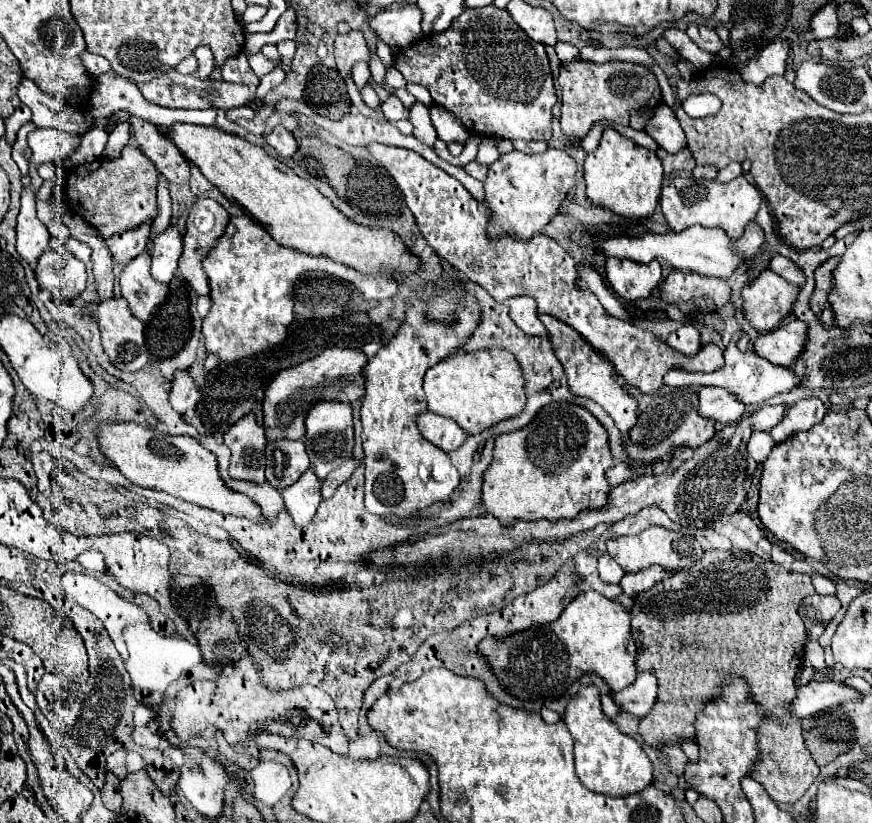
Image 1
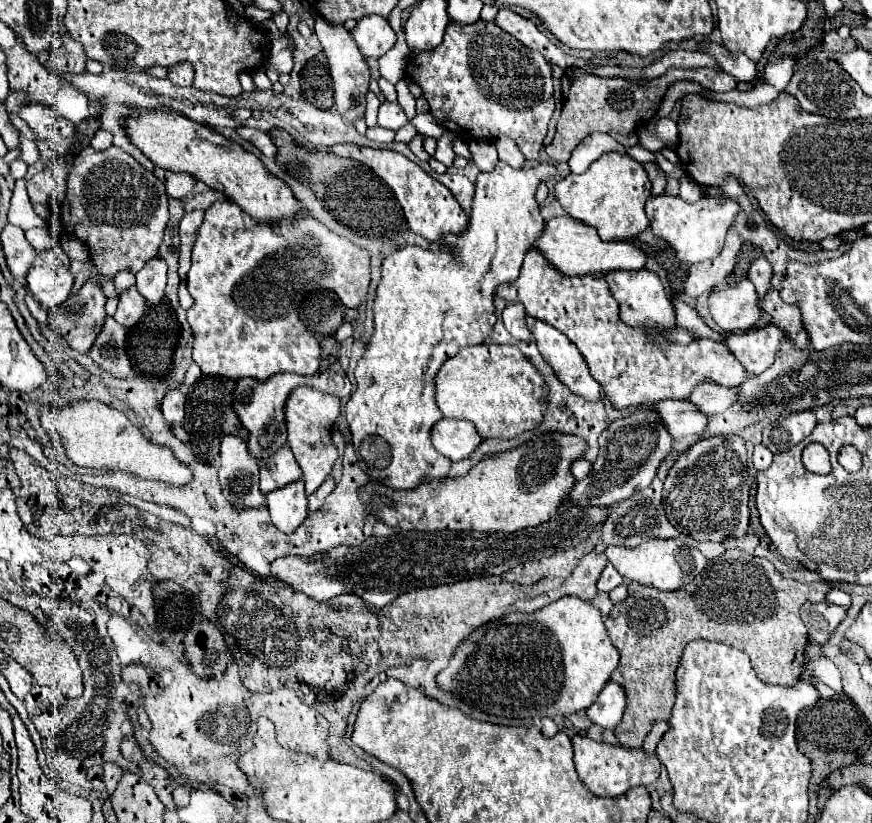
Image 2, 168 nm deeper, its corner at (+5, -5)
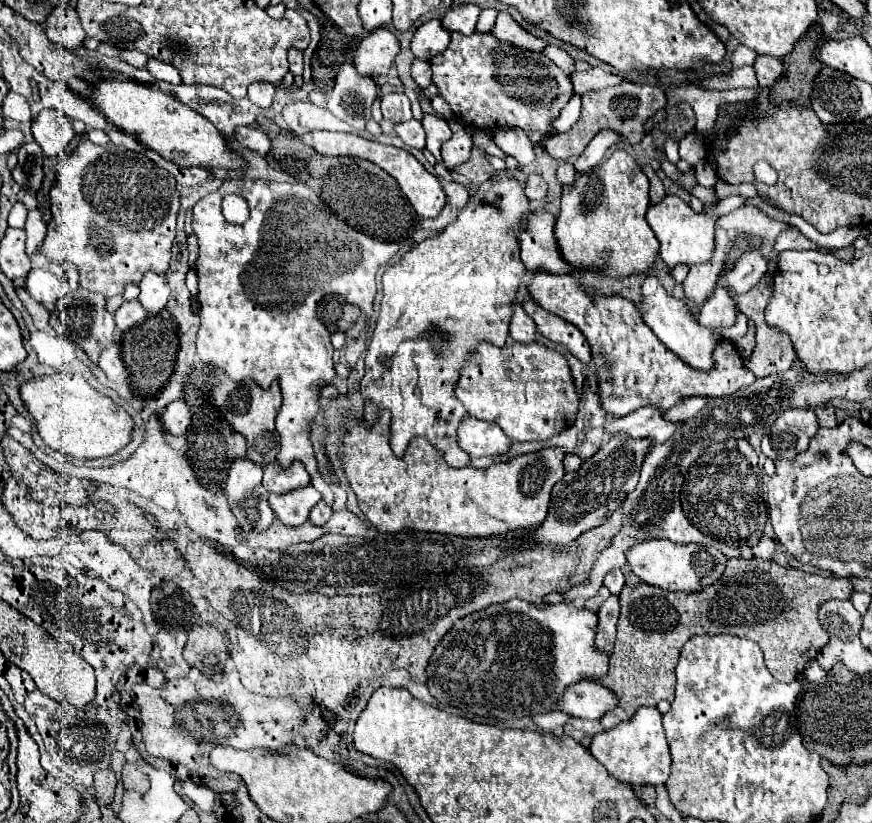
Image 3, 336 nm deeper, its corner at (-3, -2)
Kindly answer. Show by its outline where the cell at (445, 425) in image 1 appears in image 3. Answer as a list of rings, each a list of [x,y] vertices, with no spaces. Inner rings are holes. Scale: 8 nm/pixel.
[[[466,416],[458,426],[458,446],[474,456],[496,456],[506,454],[512,440],[504,436],[500,426]]]

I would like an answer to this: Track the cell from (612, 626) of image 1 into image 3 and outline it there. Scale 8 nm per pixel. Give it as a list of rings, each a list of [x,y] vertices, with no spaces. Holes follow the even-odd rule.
[[[508,600],[494,604],[486,610],[464,616],[456,622],[456,628],[444,636],[436,646],[432,660],[428,662],[428,690],[444,706],[460,708],[478,716],[490,716],[500,720],[516,720],[524,716],[536,716],[552,712],[564,690],[578,682],[594,682],[606,676],[610,656],[596,644],[598,614],[586,608],[578,608],[574,602],[558,604],[530,604],[522,600]]]

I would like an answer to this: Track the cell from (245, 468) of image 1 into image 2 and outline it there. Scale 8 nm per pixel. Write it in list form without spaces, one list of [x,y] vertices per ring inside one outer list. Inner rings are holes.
[[[236,435],[222,439],[218,481],[224,497],[236,511],[262,507],[266,503],[258,489],[258,461],[252,459],[246,443]]]

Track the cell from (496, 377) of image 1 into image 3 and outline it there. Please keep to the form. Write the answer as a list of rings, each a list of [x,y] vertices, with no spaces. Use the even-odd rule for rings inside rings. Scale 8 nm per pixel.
[[[480,342],[460,370],[456,398],[470,416],[498,424],[514,442],[546,440],[562,432],[576,420],[578,408],[578,396],[564,356],[536,342],[516,342],[504,348]]]

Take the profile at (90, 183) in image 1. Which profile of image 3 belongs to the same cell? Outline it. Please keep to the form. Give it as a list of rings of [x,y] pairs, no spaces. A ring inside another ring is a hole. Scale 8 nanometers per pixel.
[[[82,140],[76,150],[62,160],[60,164],[60,170],[58,170],[58,180],[56,180],[56,186],[52,188],[50,192],[50,212],[52,213],[51,222],[48,224],[48,234],[46,240],[42,244],[42,252],[52,258],[52,260],[58,260],[58,262],[72,262],[78,270],[80,270],[80,286],[84,290],[90,290],[90,292],[100,292],[102,296],[110,298],[110,296],[116,296],[116,294],[122,294],[126,284],[130,282],[140,282],[140,278],[144,276],[144,272],[148,270],[154,270],[154,272],[160,272],[164,274],[168,270],[168,264],[170,264],[170,248],[172,248],[172,240],[176,236],[176,214],[178,214],[178,208],[180,208],[180,196],[178,196],[178,190],[176,190],[176,180],[174,176],[156,166],[152,160],[148,160],[144,154],[138,154],[138,152],[132,152],[132,150],[126,150],[124,146],[116,146],[112,142],[108,142],[106,146],[96,146],[92,144],[90,140]]]

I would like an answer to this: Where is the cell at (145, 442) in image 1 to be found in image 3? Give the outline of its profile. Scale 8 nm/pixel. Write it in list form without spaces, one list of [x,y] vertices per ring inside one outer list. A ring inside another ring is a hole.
[[[54,374],[22,384],[22,400],[36,420],[36,430],[48,446],[72,458],[106,458],[130,440],[134,420],[112,398],[94,390],[80,374]]]

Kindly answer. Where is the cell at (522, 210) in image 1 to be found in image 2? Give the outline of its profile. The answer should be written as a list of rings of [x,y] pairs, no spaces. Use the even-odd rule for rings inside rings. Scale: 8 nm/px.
[[[498,163],[494,171],[490,173],[478,173],[476,181],[474,181],[474,199],[472,199],[472,211],[468,215],[468,227],[464,229],[464,233],[460,235],[444,235],[442,237],[442,245],[438,245],[438,249],[422,249],[418,245],[408,245],[404,249],[398,249],[394,251],[392,255],[388,255],[382,263],[382,277],[380,277],[380,283],[378,283],[378,289],[376,289],[376,297],[374,297],[374,335],[370,337],[368,345],[366,345],[366,351],[364,355],[360,357],[358,365],[356,365],[356,371],[354,371],[354,377],[356,377],[356,391],[352,393],[350,401],[346,403],[346,417],[348,417],[348,425],[350,425],[350,433],[352,433],[352,445],[354,445],[354,451],[358,455],[358,461],[360,461],[360,467],[364,473],[368,473],[374,481],[378,483],[384,483],[392,489],[414,489],[416,485],[420,485],[420,479],[424,477],[434,477],[434,479],[444,479],[444,475],[448,475],[450,471],[450,465],[452,461],[444,455],[440,455],[434,447],[432,447],[432,441],[430,441],[430,431],[432,427],[436,425],[436,421],[440,421],[444,415],[442,411],[436,407],[436,397],[434,397],[434,377],[436,373],[440,371],[440,367],[444,365],[446,359],[454,357],[462,347],[468,347],[468,345],[480,345],[488,339],[494,323],[496,323],[496,313],[494,313],[494,293],[498,289],[498,285],[506,283],[506,281],[514,281],[518,275],[520,275],[520,267],[522,267],[522,259],[524,255],[528,253],[528,247],[532,245],[532,239],[536,239],[540,235],[540,231],[544,229],[544,219],[540,215],[540,209],[538,209],[538,203],[534,199],[534,193],[536,193],[536,187],[538,183],[550,179],[556,175],[556,167],[554,165],[536,165],[536,167],[522,167],[522,169],[512,169],[510,165],[506,163]]]

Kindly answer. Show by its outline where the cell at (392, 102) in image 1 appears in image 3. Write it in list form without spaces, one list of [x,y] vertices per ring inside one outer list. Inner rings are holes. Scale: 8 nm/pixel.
[[[402,92],[386,94],[386,96],[382,96],[382,114],[386,120],[392,120],[396,124],[410,120],[410,116],[412,116],[410,100]]]

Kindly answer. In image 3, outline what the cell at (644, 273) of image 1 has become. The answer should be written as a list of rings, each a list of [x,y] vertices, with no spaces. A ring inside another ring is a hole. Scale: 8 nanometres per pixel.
[[[652,274],[646,276],[640,292],[642,292],[642,302],[638,304],[638,308],[640,308],[642,320],[658,336],[658,340],[668,350],[678,354],[692,368],[698,368],[698,370],[712,368],[712,352],[714,352],[716,344],[720,342],[720,336],[714,334],[712,330],[704,328],[702,324],[698,324],[696,318],[690,312],[690,306],[684,300],[678,300],[678,298],[670,296],[656,276],[652,276]]]

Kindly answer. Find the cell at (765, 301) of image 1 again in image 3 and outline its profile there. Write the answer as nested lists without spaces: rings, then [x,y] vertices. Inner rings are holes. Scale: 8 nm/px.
[[[718,286],[714,294],[704,302],[698,322],[706,328],[720,328],[720,326],[734,326],[736,324],[736,306],[732,292],[724,286]]]

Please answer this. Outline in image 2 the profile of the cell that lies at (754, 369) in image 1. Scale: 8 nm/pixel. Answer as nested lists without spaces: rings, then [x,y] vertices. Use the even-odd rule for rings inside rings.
[[[700,383],[688,397],[688,401],[704,415],[722,413],[738,397],[738,389],[726,389],[716,383]]]

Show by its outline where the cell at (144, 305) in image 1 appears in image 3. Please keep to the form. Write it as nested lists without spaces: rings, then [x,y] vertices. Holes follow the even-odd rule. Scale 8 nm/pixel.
[[[130,300],[130,302],[124,302],[116,314],[114,314],[114,320],[116,320],[116,328],[126,332],[130,330],[134,324],[142,322],[144,318],[148,316],[148,312],[144,310],[144,306],[138,302],[138,300]]]

